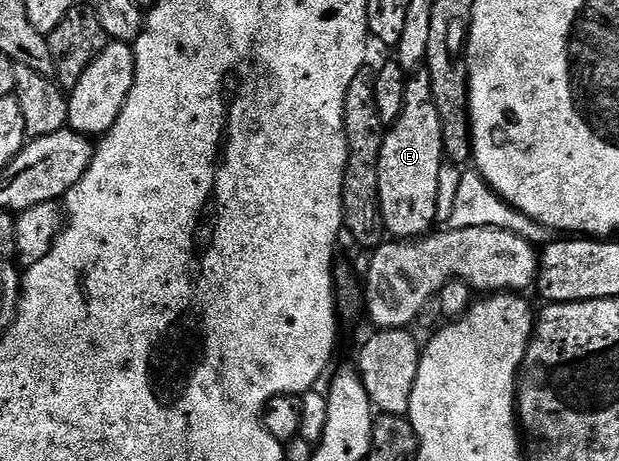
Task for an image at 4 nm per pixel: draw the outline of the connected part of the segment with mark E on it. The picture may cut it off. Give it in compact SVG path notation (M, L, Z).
M420 70L408 75L407 85L405 86L405 106L401 109L401 118L397 118L397 122L386 129L383 145L381 146L381 158L379 159L379 213L383 219L383 226L388 237L395 240L413 240L428 235L436 227L435 219L439 216L439 179L443 176L443 164L445 165L445 157L443 155L443 139L441 138L441 118L437 114L437 102L433 102L433 86L429 74L425 70Z

